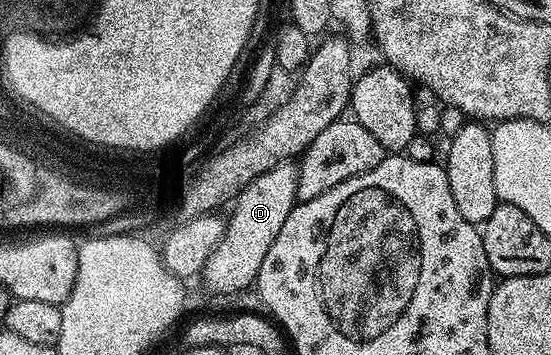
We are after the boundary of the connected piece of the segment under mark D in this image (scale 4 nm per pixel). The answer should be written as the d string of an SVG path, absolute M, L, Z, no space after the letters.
M292 162L274 166L274 170L258 174L258 178L254 178L246 190L236 195L230 208L232 213L226 216L224 237L204 264L202 281L210 291L240 292L243 288L251 289L255 285L262 258L266 258L266 250L270 250L270 242L278 238L278 230L282 230L286 218L290 218L290 210L298 202L296 170L297 165Z

